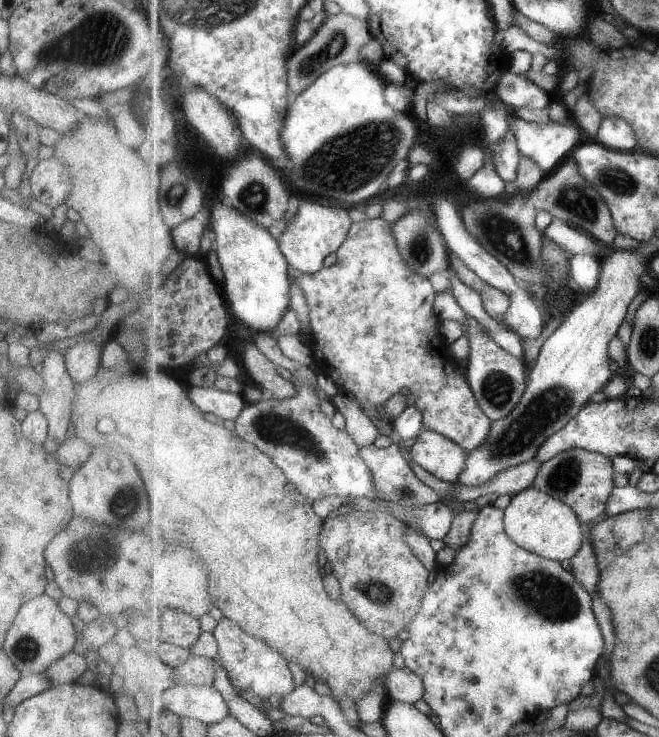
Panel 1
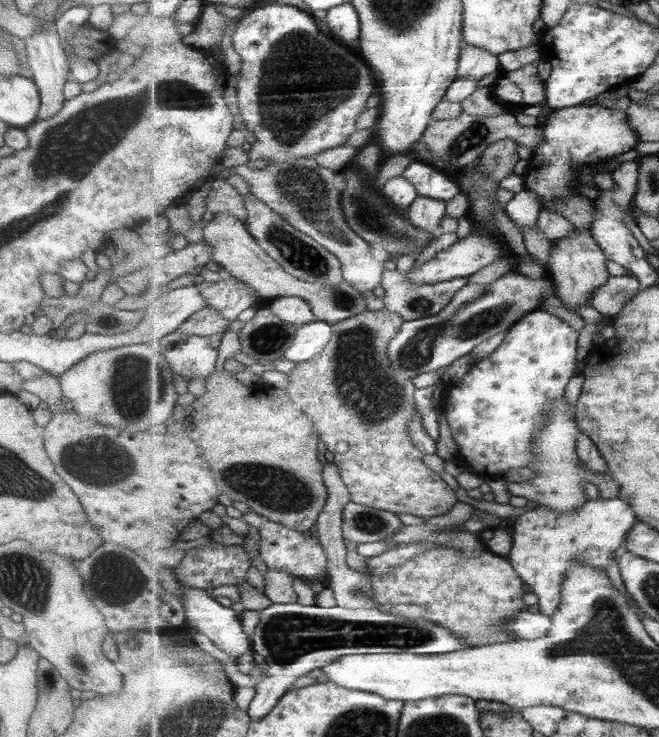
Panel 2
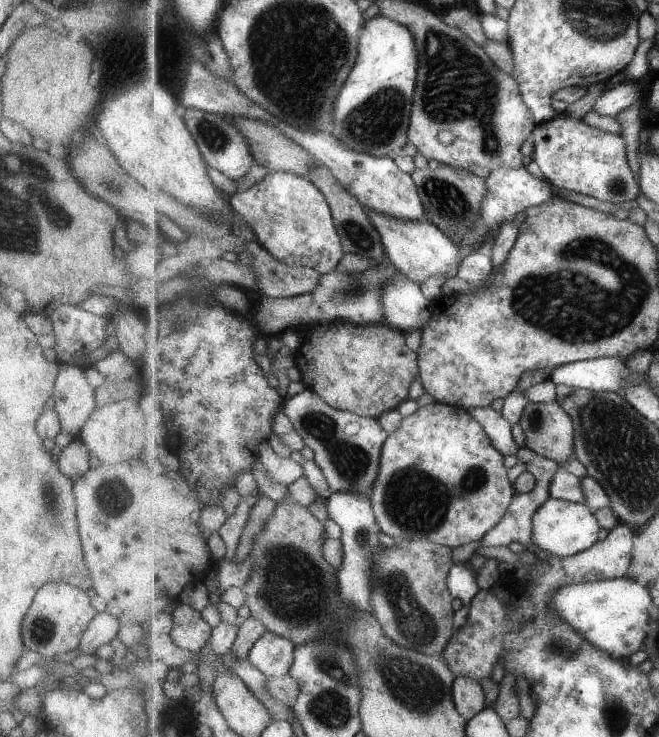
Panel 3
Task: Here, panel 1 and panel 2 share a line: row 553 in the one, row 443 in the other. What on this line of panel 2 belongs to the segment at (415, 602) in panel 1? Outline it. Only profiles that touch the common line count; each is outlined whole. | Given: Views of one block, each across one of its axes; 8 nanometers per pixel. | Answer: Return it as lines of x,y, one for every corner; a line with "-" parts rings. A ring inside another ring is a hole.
387,308
379,309
379,311
369,311
368,309
347,320
343,320
333,325
333,338
329,341
329,345
325,347
325,350
309,359
309,362
299,363
296,367
289,372
289,387
286,388
289,396
293,399
293,402
299,406
299,408
305,411
305,414
309,415
309,418
315,423
317,432
320,434
320,439
325,443
328,451
333,453
334,462
340,471
343,483
347,486
352,496
352,501
361,503
362,505
370,505
372,508
377,510
387,510
388,512
401,514
406,513
409,515
428,519
429,517
439,516
448,514
448,512
459,502
457,494
454,488
449,486
447,482
439,475
429,468
424,462
424,454
421,450
418,450
409,438
409,419
411,419
411,413
418,408
416,403
416,390
411,382
411,379
405,378
393,368
393,362
389,358
389,343
397,336
400,332
401,327
404,325
406,320
396,312
390,311

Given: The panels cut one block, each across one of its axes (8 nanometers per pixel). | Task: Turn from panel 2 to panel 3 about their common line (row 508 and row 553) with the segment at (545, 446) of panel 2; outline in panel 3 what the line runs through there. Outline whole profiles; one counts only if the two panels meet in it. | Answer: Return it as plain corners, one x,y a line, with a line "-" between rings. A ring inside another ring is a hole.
549,498
533,516
533,546
557,558
575,556
596,545
599,529
596,514
587,504

